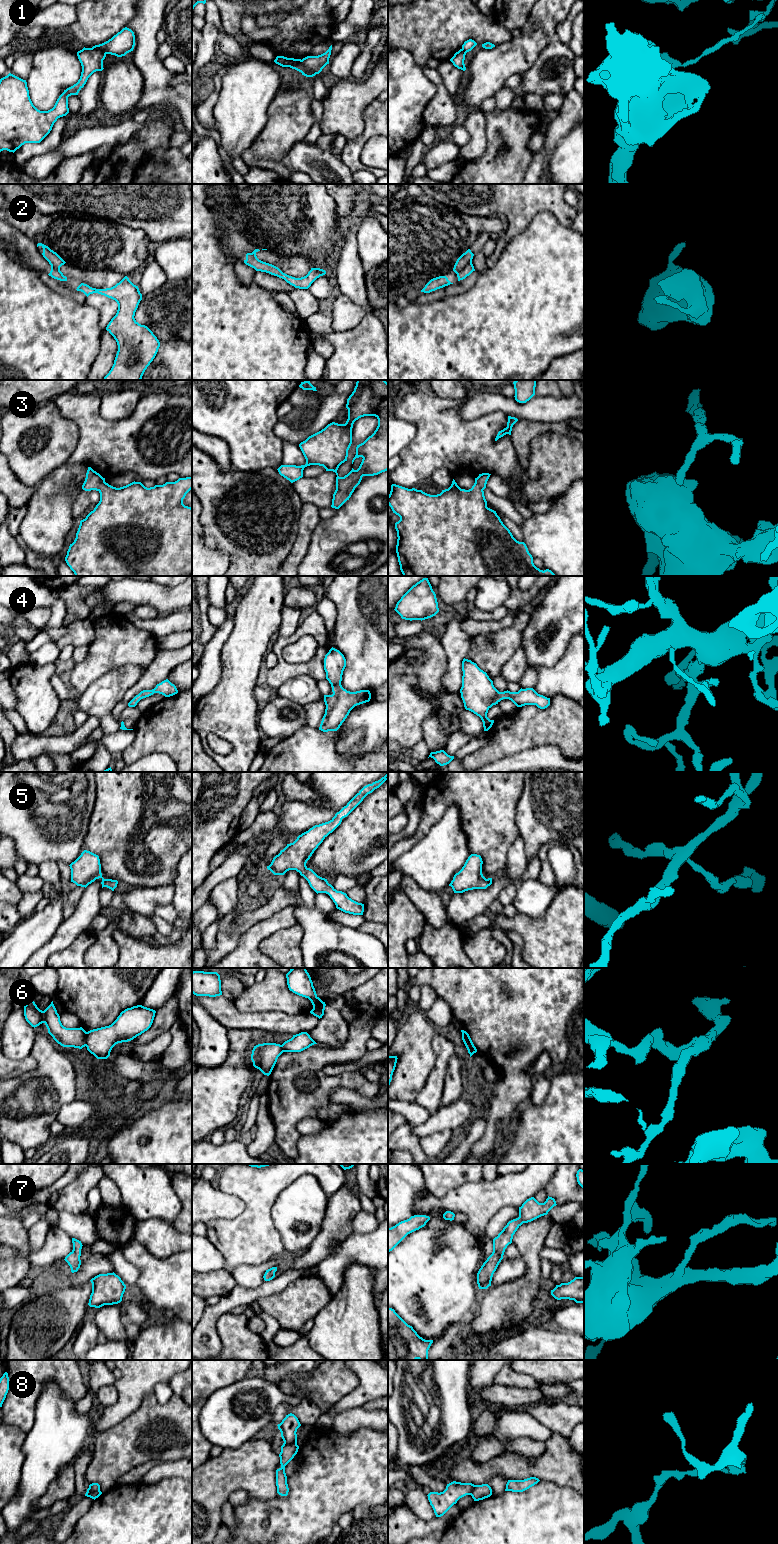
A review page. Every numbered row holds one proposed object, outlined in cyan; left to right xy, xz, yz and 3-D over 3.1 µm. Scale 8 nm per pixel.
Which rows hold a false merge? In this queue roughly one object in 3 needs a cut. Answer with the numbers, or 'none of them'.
1, 2, 6, 8

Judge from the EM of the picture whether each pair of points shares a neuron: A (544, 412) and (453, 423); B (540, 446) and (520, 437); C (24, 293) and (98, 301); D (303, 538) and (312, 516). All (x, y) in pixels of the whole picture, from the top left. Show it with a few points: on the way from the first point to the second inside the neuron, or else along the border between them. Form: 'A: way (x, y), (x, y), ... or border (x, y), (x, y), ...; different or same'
A: border (484, 414), (502, 411), (507, 416); different
B: border (553, 431), (541, 433), (532, 441), (527, 465); different
C: border (86, 302), (99, 313), (99, 322); different
D: way (304, 533), (308, 521); same

